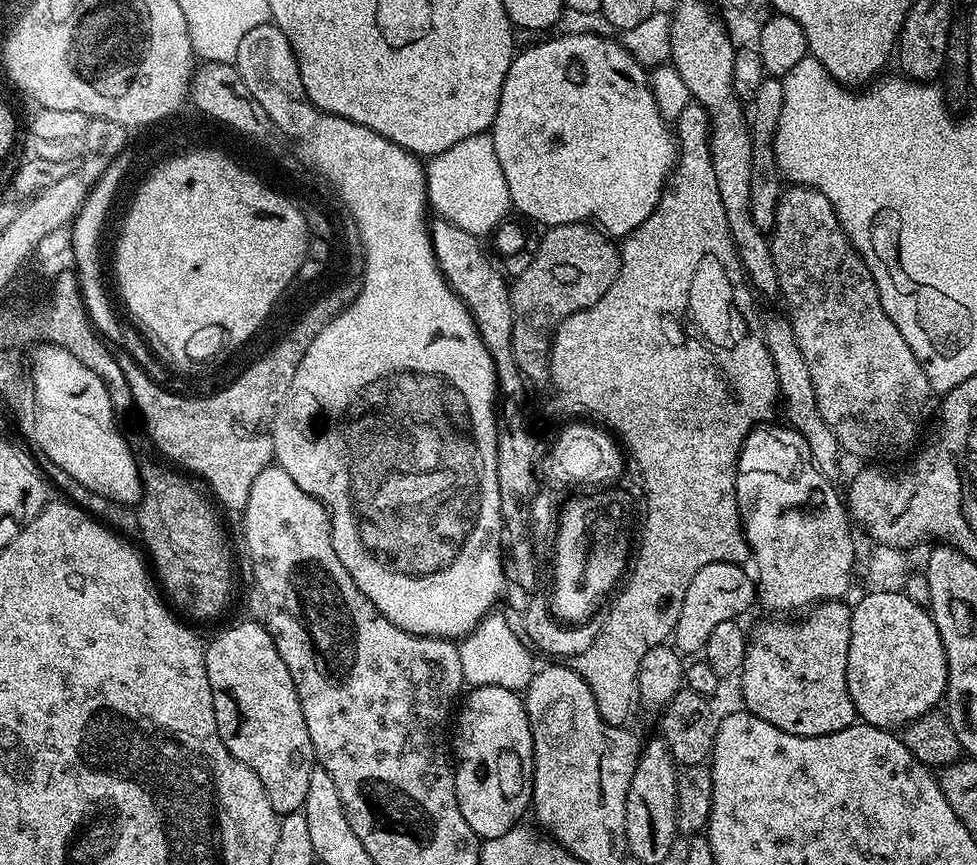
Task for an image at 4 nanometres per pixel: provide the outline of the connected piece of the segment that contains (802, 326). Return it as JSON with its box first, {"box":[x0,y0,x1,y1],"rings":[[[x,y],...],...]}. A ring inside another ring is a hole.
{"box":[770,186,930,462],"rings":[[[788,186],[781,191],[780,201],[776,206],[776,221],[770,233],[770,247],[774,258],[774,270],[778,270],[778,282],[780,283],[780,296],[788,303],[789,312],[786,312],[787,319],[792,321],[794,338],[798,342],[798,350],[802,350],[802,358],[806,358],[806,367],[810,370],[810,382],[813,383],[814,398],[818,406],[818,414],[822,414],[822,422],[830,426],[834,438],[839,442],[841,449],[852,456],[861,456],[864,462],[884,462],[887,456],[896,456],[904,452],[920,436],[920,423],[924,420],[924,407],[928,404],[930,389],[928,379],[924,373],[924,365],[918,358],[914,358],[914,350],[906,346],[906,338],[890,322],[886,310],[880,301],[878,286],[866,266],[866,262],[856,253],[856,248],[848,240],[847,234],[842,230],[838,218],[834,214],[834,206],[830,206],[830,198],[822,194],[816,188],[801,188],[799,186]],[[848,320],[858,322],[858,330],[848,330]]]}

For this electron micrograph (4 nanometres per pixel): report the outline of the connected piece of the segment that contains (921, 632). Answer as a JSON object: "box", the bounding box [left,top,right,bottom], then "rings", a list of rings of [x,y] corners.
{"box":[846,590,948,730],"rings":[[[872,590],[869,596],[861,598],[852,608],[852,621],[850,622],[850,650],[846,658],[846,686],[850,690],[850,698],[856,707],[856,715],[865,724],[872,724],[876,728],[889,730],[903,729],[904,725],[911,724],[913,720],[933,711],[936,704],[945,699],[948,691],[948,663],[946,650],[942,646],[942,638],[938,626],[932,621],[932,613],[925,605],[919,604],[911,595],[907,596],[904,590]]]}

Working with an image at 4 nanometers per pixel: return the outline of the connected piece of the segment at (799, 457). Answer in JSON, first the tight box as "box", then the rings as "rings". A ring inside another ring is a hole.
{"box":[736,426,855,614],"rings":[[[757,426],[749,432],[740,448],[740,461],[736,463],[736,502],[740,505],[740,518],[744,529],[744,536],[748,539],[751,559],[756,560],[756,595],[758,597],[759,607],[764,607],[768,614],[786,614],[782,612],[796,612],[799,608],[803,610],[811,609],[813,606],[824,603],[825,600],[838,600],[847,597],[848,587],[852,584],[854,577],[855,556],[854,542],[852,535],[854,533],[853,525],[850,523],[850,517],[845,501],[836,493],[836,488],[831,484],[829,477],[816,467],[810,454],[810,446],[798,434],[795,428],[783,426],[784,428],[768,428],[772,426]]]}

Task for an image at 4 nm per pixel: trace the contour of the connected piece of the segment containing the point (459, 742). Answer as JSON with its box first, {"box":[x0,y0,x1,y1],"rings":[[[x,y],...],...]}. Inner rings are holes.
{"box":[454,682,532,841],"rings":[[[490,682],[481,688],[473,687],[464,705],[459,705],[454,716],[454,771],[458,810],[466,818],[470,830],[481,841],[502,838],[511,828],[524,820],[532,802],[532,735],[526,718],[523,699],[513,689]]]}

